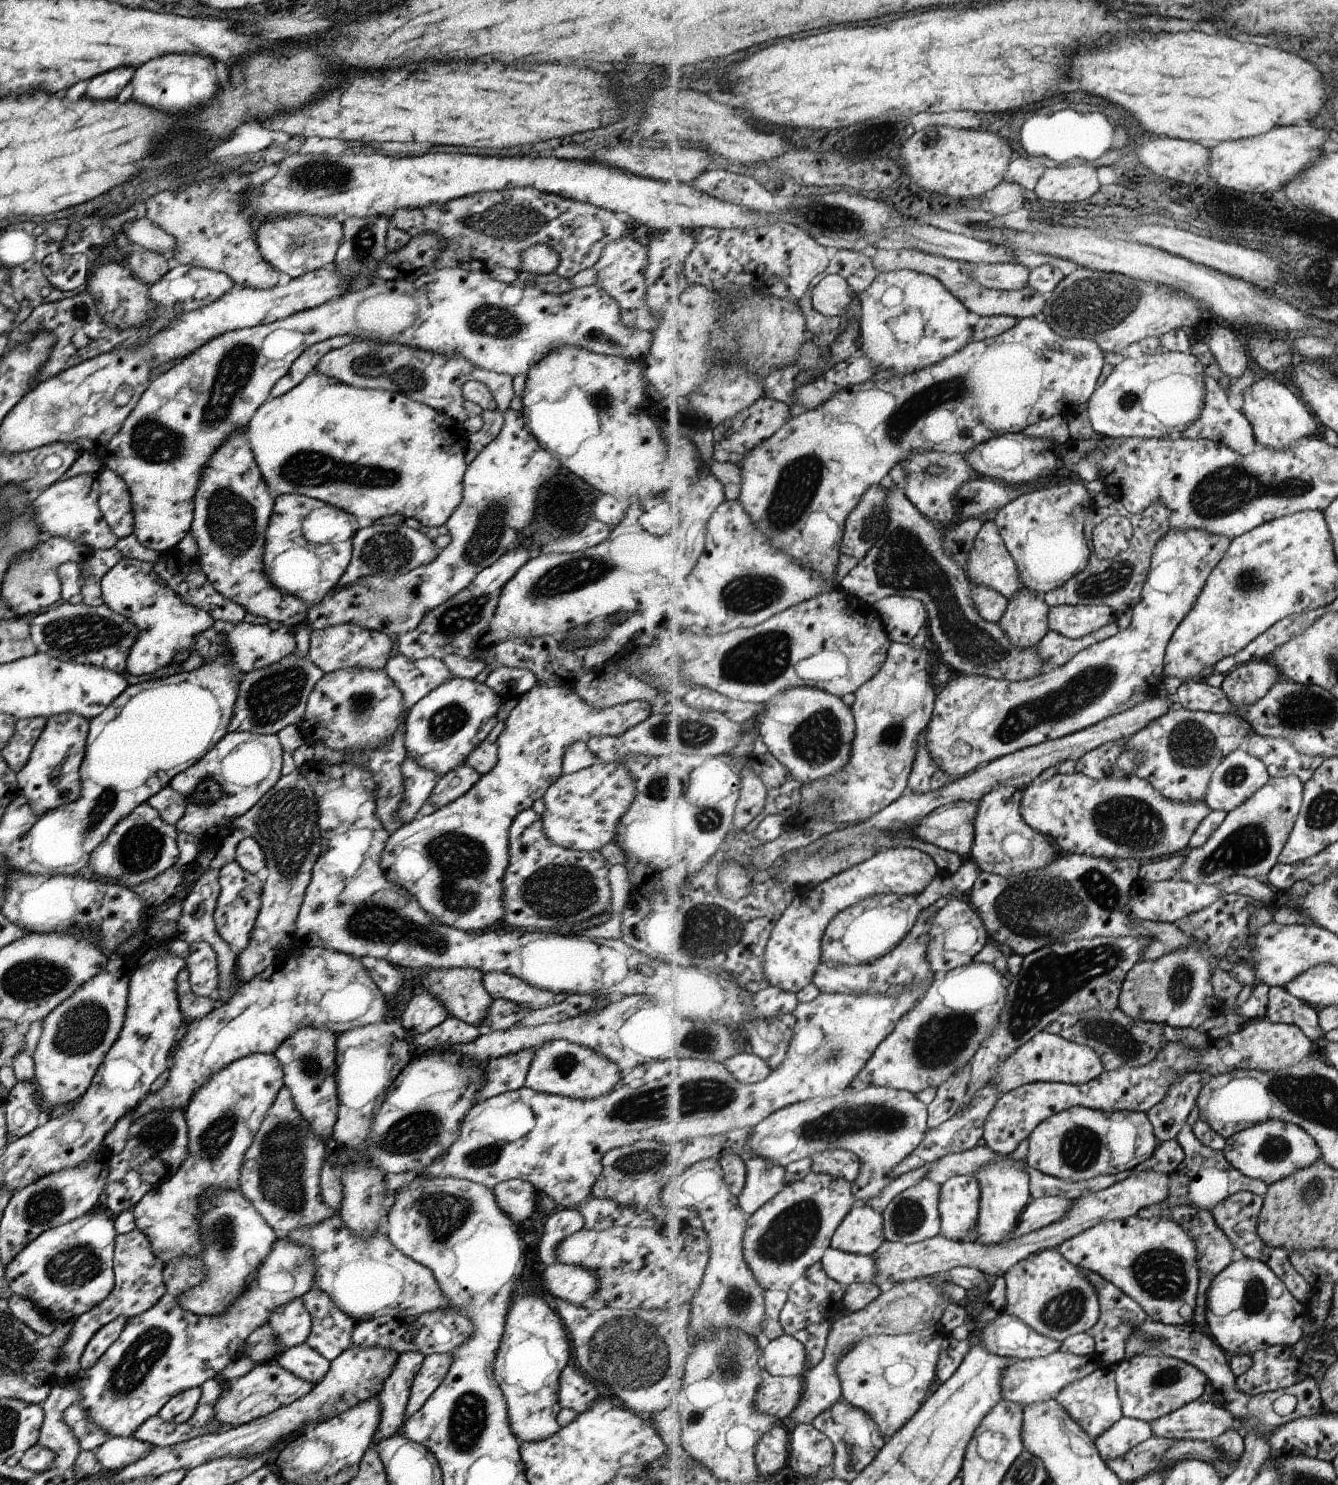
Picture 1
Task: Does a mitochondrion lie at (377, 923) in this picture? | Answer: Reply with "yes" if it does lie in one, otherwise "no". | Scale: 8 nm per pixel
yes

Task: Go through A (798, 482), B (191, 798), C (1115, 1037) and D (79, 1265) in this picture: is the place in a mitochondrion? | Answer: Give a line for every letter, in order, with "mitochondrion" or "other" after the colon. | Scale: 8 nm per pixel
A: mitochondrion
B: other
C: mitochondrion
D: mitochondrion

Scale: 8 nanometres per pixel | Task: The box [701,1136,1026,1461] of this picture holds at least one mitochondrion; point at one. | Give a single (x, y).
(791, 1231)

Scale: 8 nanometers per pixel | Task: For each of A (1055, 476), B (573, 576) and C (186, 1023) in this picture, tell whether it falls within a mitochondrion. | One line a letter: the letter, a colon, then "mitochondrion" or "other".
A: other
B: mitochondrion
C: other

